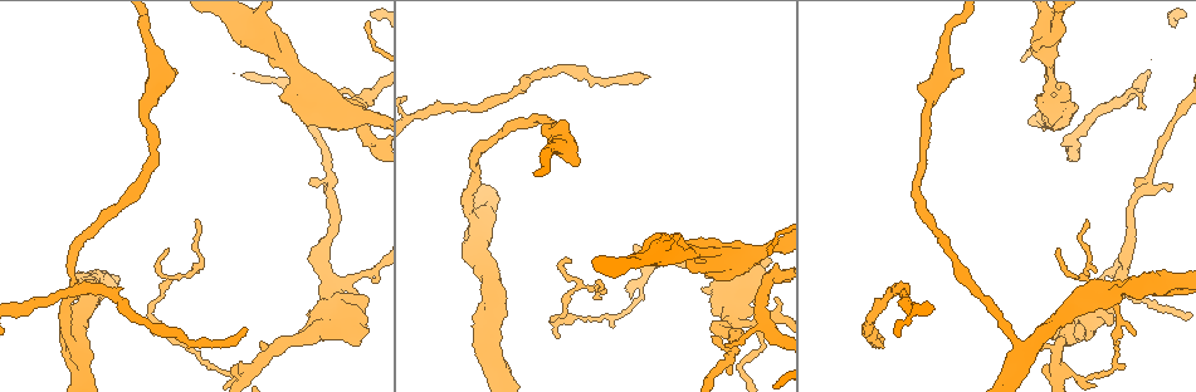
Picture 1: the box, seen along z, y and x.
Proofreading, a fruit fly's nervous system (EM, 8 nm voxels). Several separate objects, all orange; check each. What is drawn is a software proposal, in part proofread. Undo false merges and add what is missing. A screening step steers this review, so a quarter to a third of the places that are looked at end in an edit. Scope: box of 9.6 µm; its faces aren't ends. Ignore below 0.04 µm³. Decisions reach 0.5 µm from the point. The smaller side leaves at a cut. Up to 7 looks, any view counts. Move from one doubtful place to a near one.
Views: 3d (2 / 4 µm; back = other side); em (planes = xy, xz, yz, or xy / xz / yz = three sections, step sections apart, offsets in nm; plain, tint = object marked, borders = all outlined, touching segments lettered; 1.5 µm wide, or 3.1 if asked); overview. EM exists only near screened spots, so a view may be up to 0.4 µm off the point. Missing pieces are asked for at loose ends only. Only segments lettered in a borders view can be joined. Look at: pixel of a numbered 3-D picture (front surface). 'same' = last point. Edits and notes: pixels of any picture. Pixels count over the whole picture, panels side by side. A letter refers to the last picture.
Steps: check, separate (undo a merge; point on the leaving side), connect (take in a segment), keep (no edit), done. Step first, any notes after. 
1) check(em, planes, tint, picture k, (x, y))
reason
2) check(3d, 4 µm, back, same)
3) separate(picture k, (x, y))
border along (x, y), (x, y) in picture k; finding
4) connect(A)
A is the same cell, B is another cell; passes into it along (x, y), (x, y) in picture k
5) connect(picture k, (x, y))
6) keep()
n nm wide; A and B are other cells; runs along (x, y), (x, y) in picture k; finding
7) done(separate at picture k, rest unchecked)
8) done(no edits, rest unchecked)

check(3d, 2 µm, picture 1, (727, 347))
an open end

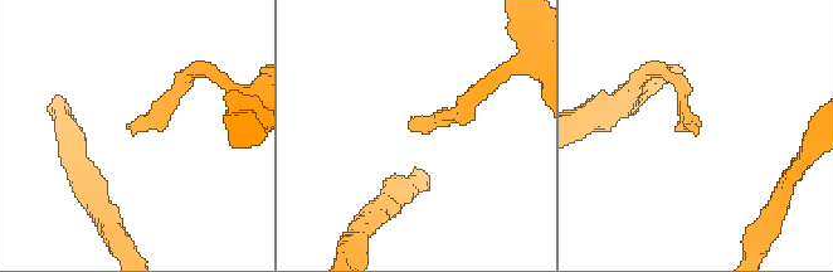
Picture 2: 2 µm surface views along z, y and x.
check(em, planes, borders, picture 2, (128, 128))

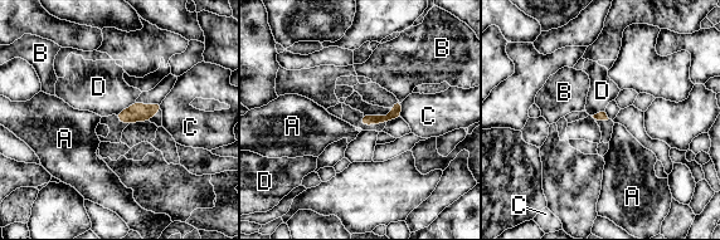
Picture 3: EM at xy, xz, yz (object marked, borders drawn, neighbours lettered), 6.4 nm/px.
keep()
A, B, C and D are other cells; runs along (399, 103), (388, 118), (364, 123) in picture 3; no lettered segment goes on from it

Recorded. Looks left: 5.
check(em, planes, tint, picture 1, (777, 247))
calibre changes

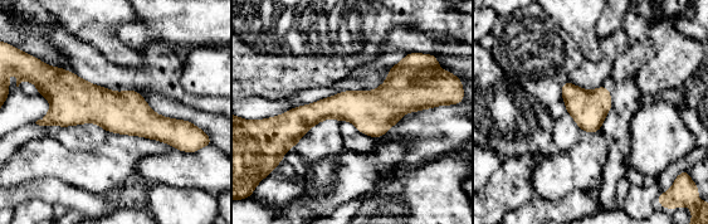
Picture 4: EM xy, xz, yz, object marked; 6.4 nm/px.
check(em, planes, borders, same)

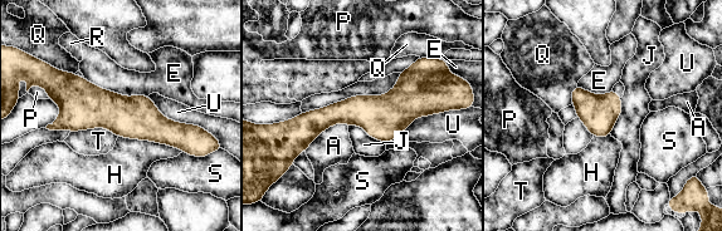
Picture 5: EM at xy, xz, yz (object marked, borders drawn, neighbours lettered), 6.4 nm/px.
keep()
U touches over 460 nm; A, E, H, J, P, Q, R, S, T and U are other cells; border along (349, 124), (359, 124), (384, 143) in picture 5; one neuron here

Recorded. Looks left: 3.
check(em, yz, step 8, borders, picture 1, (776, 298))
an open end

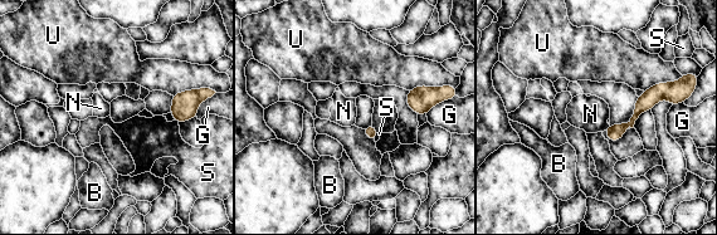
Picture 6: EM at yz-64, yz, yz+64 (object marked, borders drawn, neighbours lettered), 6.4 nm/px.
keep()
B, G, N, S and U are other cells; runs along (672, 96), (654, 94), (627, 126), (610, 135) in picture 6; none of them fits

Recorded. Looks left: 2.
done(no edits, rest unchecked)

